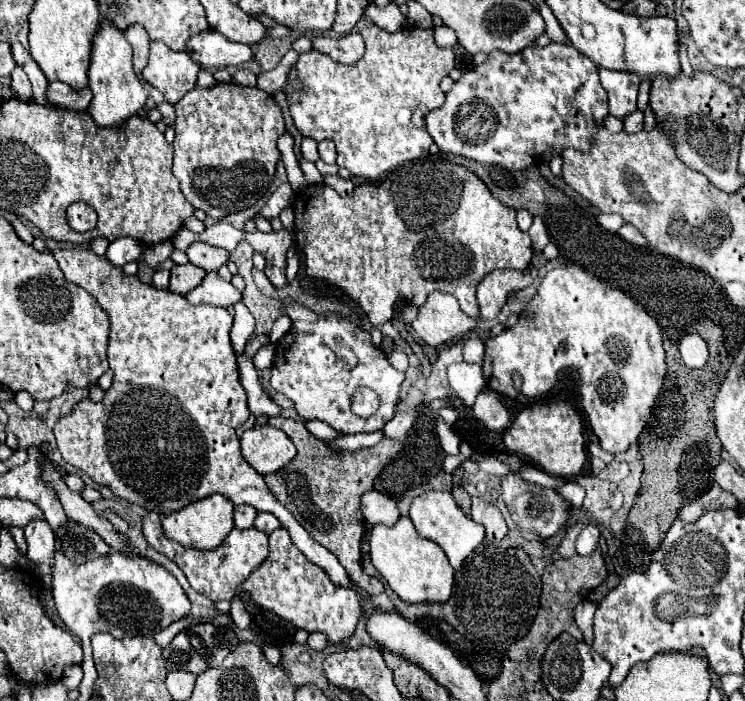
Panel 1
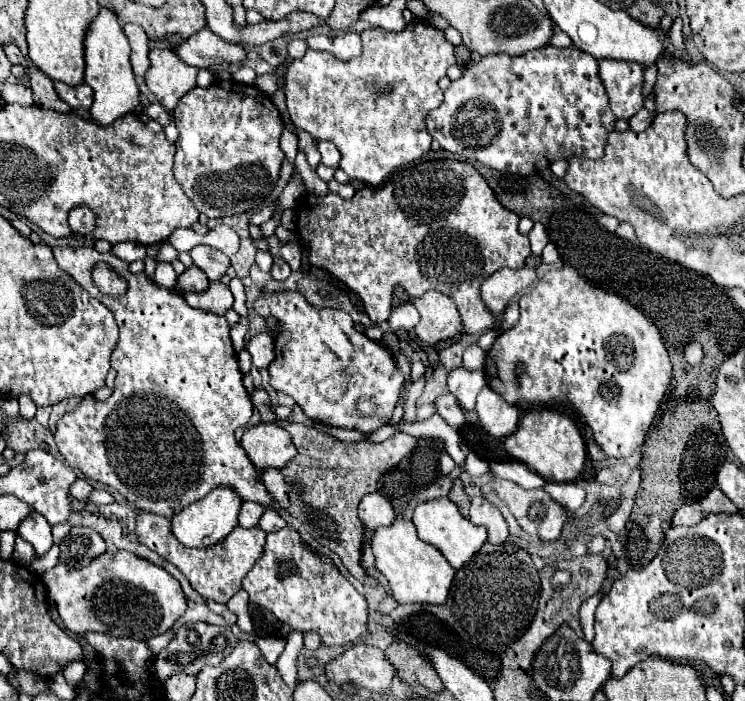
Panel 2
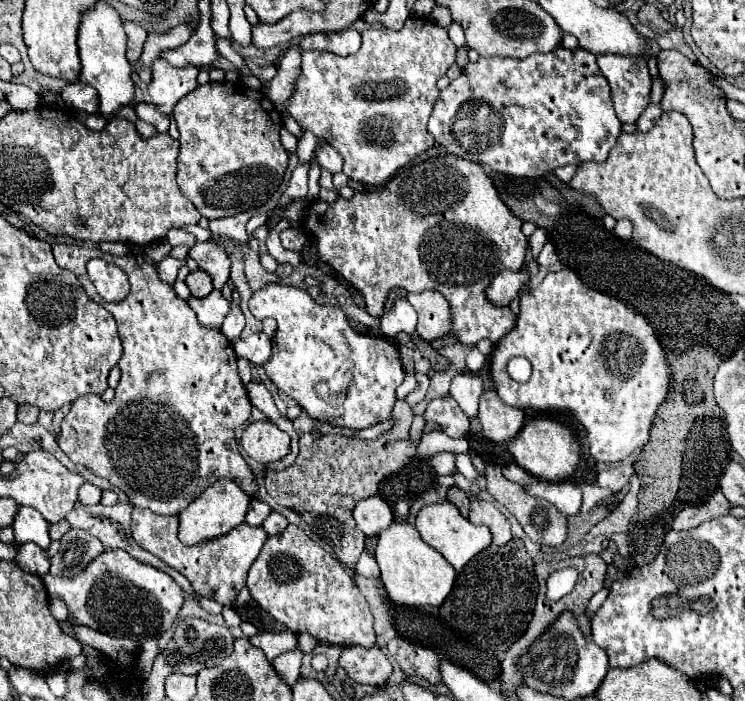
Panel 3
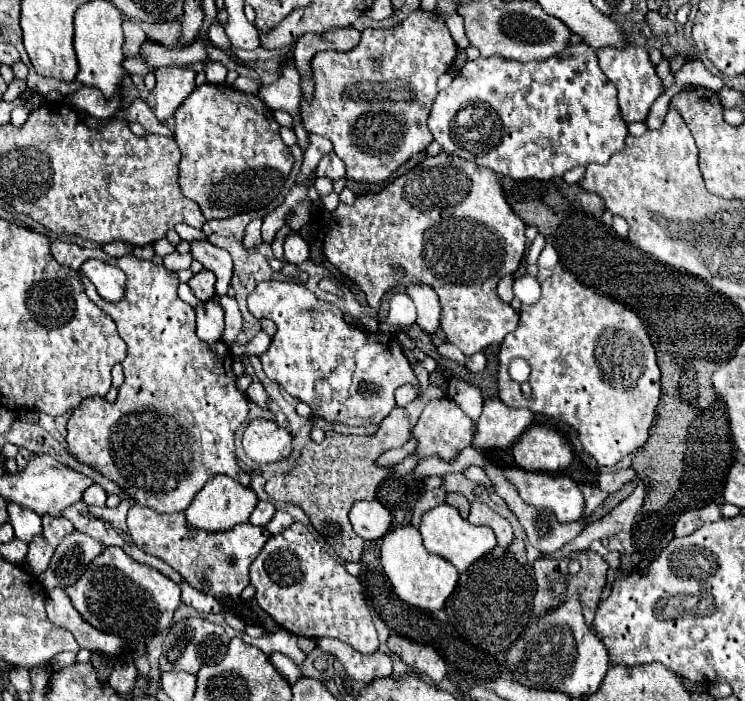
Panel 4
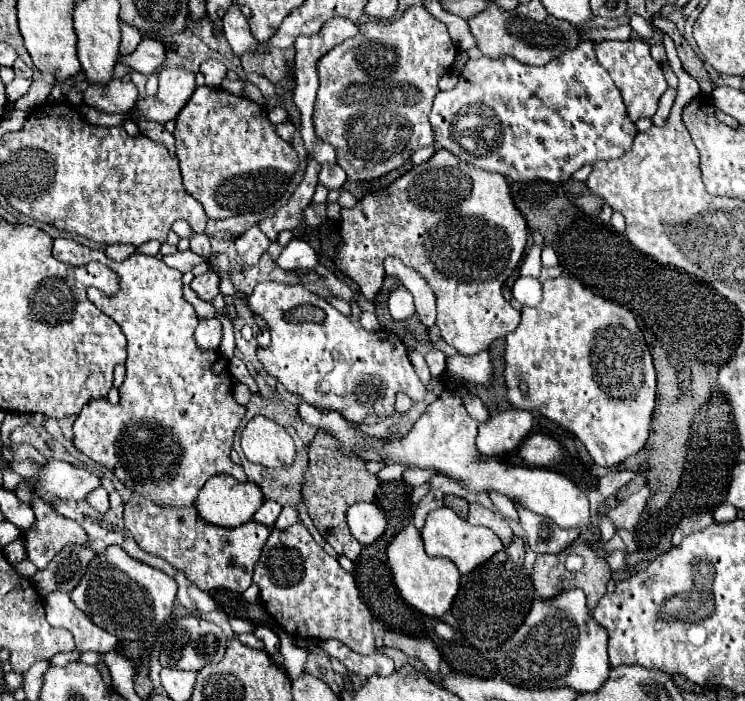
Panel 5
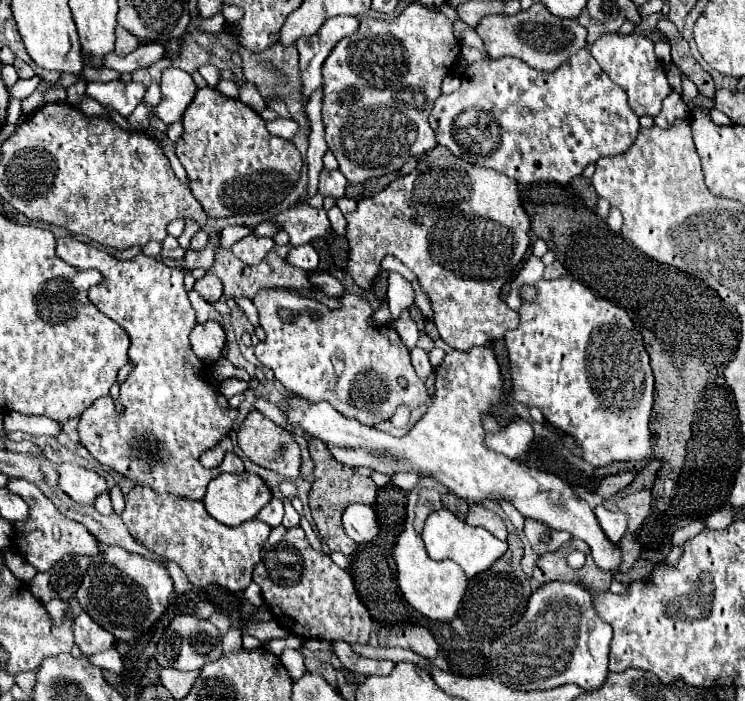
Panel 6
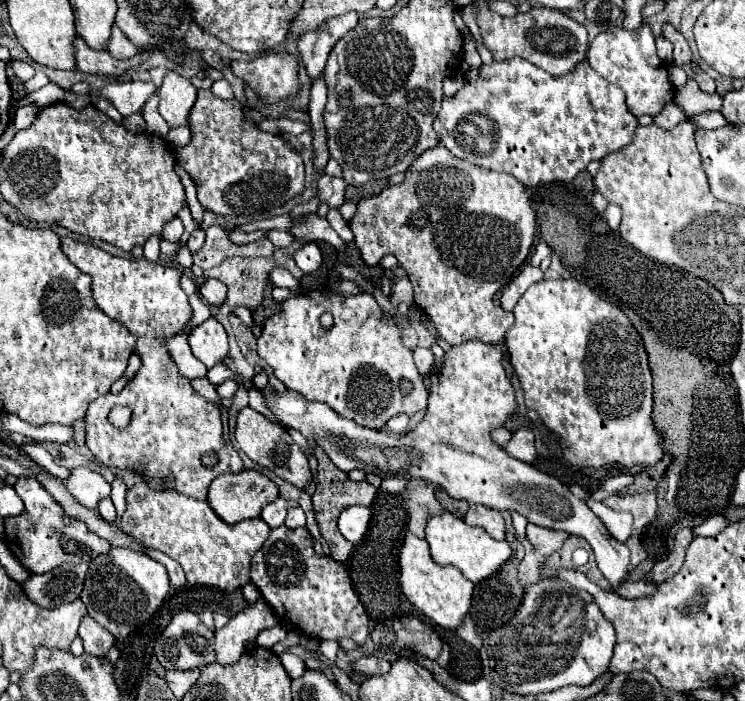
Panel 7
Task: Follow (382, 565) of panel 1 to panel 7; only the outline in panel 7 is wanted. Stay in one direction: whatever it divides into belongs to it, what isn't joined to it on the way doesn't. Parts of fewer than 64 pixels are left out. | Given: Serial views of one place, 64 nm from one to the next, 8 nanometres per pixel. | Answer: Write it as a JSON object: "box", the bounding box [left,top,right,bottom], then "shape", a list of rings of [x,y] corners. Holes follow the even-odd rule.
{"box":[398,531,474,630],"shape":[[[410,531],[404,536],[398,566],[400,566],[400,588],[404,596],[410,600],[410,604],[438,626],[446,630],[456,630],[468,616],[474,584],[468,578],[464,578],[464,574],[454,566],[436,564],[430,556],[428,542],[424,538],[414,536]]]}

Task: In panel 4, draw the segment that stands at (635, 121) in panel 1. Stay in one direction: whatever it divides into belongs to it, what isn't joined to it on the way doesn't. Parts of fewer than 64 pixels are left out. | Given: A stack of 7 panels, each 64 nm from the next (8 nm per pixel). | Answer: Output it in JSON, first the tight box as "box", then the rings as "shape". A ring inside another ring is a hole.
{"box":[644,84,680,130],"shape":[[[674,84],[670,90],[666,90],[666,94],[662,94],[662,96],[656,98],[656,102],[652,104],[652,108],[650,108],[650,112],[648,112],[646,120],[644,120],[650,130],[656,130],[656,128],[662,126],[664,116],[666,116],[666,112],[668,112],[668,102],[670,102],[670,98],[672,98],[676,92],[680,92],[680,88]]]}

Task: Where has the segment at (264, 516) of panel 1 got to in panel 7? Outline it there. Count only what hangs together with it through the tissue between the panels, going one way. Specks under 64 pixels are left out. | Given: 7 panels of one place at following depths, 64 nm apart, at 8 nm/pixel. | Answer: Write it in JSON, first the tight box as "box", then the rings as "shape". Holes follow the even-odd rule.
{"box":[284,506,306,528],"shape":[[[298,506],[298,508],[288,508],[288,516],[286,516],[284,526],[288,526],[288,528],[306,526],[306,516],[304,516],[304,510],[302,510],[300,506]]]}

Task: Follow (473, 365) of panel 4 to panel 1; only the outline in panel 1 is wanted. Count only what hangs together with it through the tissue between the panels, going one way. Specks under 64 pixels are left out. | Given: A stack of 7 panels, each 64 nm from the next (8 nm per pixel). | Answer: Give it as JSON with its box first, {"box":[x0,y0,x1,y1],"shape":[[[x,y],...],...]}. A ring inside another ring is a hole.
{"box":[462,338,485,364],"shape":[[[468,338],[464,342],[462,354],[464,362],[468,364],[482,364],[484,358],[485,347],[480,338]]]}

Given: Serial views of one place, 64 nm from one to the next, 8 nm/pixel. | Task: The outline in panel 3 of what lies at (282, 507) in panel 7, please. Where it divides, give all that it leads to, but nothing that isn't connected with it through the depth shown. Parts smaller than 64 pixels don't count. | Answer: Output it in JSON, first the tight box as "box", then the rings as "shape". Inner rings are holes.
{"box":[244,498,270,526],"shape":[[[254,498],[254,500],[250,502],[250,506],[248,506],[248,512],[246,512],[244,522],[246,522],[248,526],[260,526],[260,524],[266,520],[268,514],[270,514],[270,506],[268,506],[266,502]]]}

